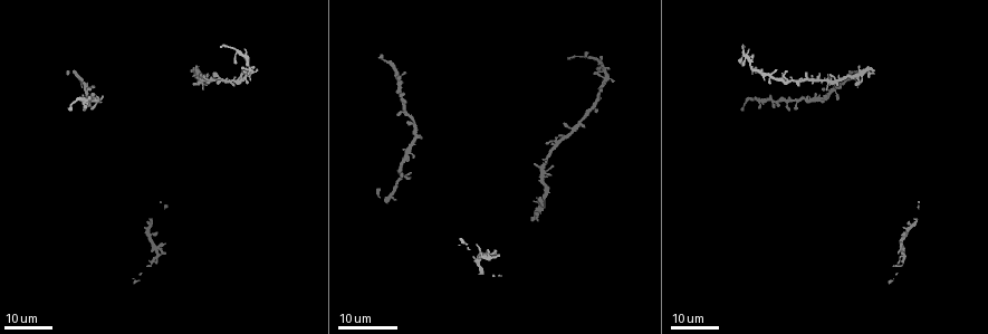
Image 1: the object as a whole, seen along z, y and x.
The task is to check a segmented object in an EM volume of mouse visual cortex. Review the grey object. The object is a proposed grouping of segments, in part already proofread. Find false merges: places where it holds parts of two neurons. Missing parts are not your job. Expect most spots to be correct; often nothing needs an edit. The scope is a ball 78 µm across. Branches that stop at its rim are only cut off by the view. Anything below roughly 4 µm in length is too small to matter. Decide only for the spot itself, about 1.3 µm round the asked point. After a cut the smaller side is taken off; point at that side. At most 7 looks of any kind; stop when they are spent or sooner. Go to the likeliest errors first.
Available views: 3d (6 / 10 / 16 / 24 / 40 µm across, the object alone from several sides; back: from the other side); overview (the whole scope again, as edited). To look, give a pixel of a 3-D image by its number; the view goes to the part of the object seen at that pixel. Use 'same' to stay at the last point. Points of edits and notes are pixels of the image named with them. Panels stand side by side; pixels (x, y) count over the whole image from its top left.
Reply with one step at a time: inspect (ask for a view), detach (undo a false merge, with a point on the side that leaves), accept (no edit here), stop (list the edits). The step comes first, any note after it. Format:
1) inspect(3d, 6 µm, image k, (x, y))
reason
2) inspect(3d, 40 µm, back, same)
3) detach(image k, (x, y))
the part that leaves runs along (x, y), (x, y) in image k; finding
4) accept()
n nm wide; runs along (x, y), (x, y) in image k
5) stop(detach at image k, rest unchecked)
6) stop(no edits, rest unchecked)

inspect(3d, 24 µm, image 1, (806, 99))
looks like a crossing

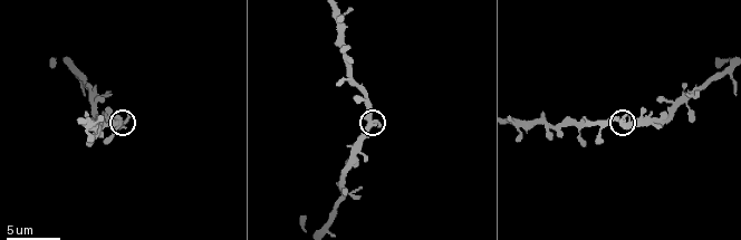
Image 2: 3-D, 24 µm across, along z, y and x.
inspect(3d, 10 µm, image 2, (366, 121))

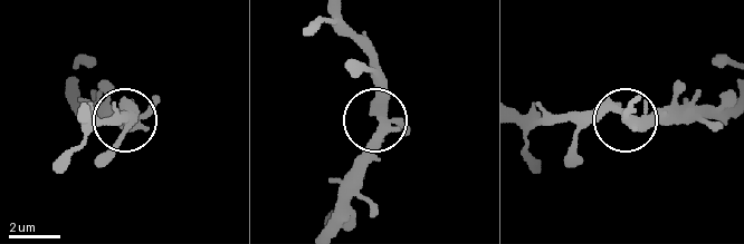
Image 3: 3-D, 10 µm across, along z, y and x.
accept()
side arm 17 µm; continuous, no second neuron

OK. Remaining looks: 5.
inspect(3d, 24 µm, image 1, (540, 165))
four arms meet

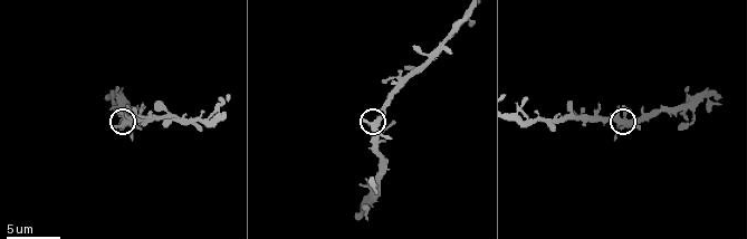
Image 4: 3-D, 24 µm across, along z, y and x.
inspect(3d, 10 µm, image 4, (624, 126))
zoom in

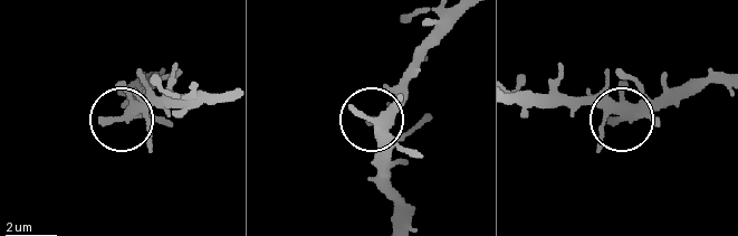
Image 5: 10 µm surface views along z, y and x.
accept()
runs along (392, 222), (392, 144), (377, 120), (415, 71) in image 5; continuous, no second neuron

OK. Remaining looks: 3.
inspect(3d, 16 µm, image 4, (524, 117))
narrows sharply

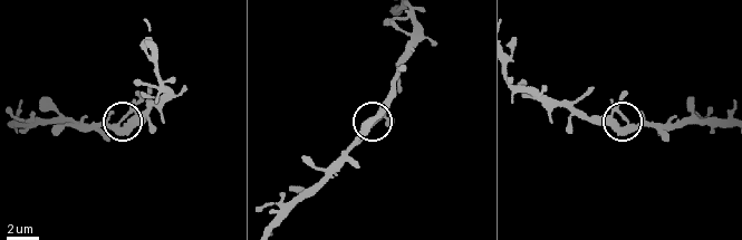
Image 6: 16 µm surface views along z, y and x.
accept()
300 nm wide; runs along (729, 126), (578, 118) in image 6; all the same neuron

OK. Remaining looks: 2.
inspect(3d, 16 µm, image 1, (87, 84))
calibre changes

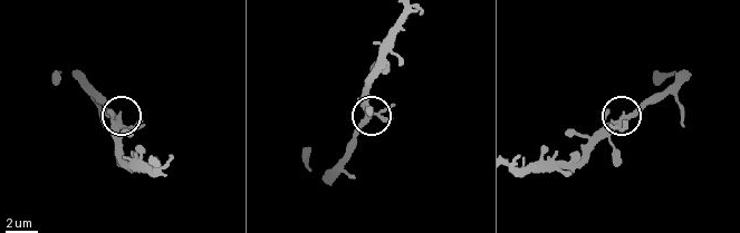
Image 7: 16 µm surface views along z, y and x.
inspect(3d, 6 µm, image 7, (118, 122))

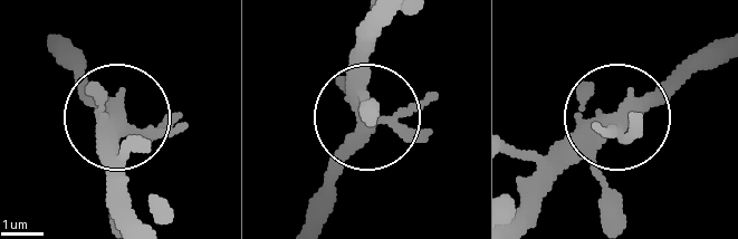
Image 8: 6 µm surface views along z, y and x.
accept()
340 nm wide; continuous, no second neuron

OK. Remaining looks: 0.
stop(no edits, rest unchecked)

